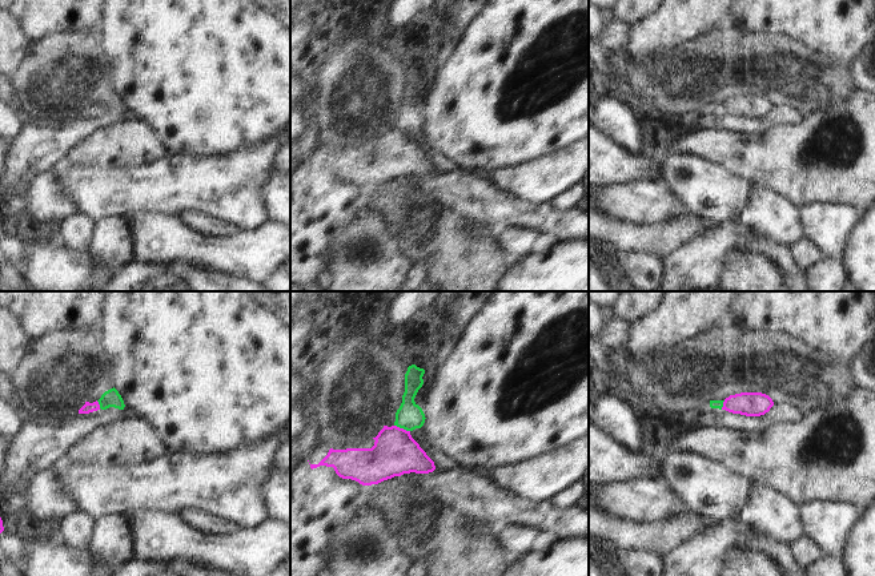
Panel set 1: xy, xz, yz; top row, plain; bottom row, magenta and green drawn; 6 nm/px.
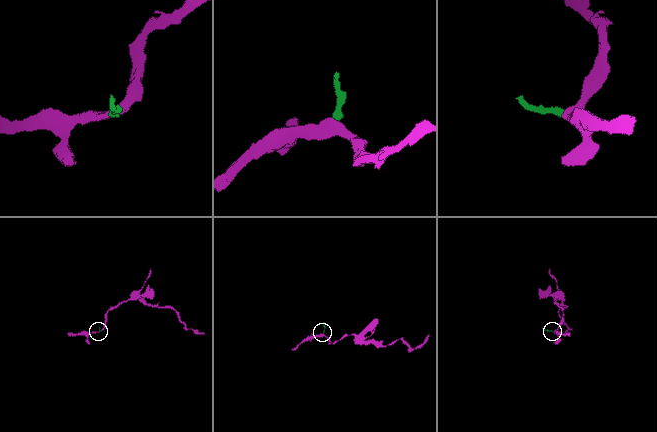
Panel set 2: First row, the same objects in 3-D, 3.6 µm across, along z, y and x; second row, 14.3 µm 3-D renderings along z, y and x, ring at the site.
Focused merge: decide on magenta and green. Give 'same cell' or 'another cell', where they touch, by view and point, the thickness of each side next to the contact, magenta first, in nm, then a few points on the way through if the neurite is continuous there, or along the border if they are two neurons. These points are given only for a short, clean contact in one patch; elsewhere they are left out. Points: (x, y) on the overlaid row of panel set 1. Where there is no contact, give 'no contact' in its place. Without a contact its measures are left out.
another cell; contact xz (402, 429); calibres 280 and 160 nm; border xz (394, 425), (409, 431)

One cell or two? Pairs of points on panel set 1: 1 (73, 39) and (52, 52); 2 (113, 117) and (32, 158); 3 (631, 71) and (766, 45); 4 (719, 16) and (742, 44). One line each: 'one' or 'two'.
1: one
2: one
3: one
4: two

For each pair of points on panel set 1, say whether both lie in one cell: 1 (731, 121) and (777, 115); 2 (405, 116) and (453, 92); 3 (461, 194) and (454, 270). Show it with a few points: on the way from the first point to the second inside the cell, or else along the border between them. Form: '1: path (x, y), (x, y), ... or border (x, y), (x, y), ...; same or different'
1: path (742, 124), (766, 123); same
2: border (420, 109), (425, 120), (421, 132), (429, 140); different
3: border (433, 198), (468, 220); different

